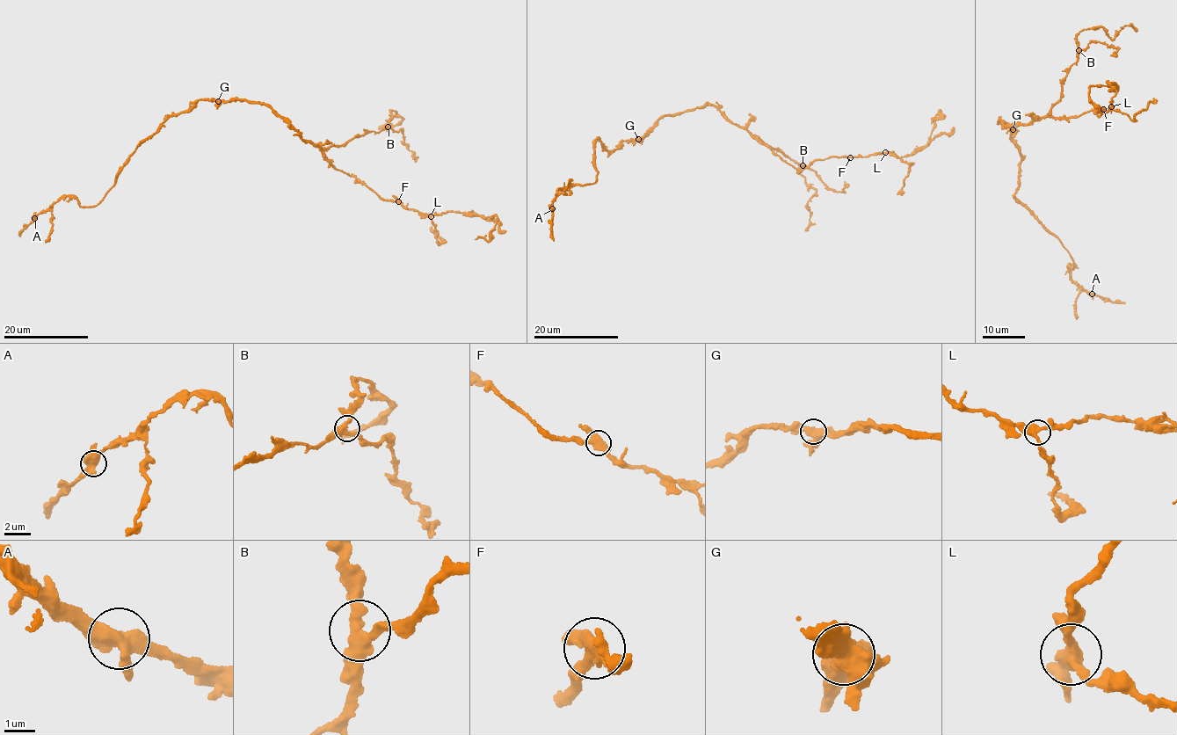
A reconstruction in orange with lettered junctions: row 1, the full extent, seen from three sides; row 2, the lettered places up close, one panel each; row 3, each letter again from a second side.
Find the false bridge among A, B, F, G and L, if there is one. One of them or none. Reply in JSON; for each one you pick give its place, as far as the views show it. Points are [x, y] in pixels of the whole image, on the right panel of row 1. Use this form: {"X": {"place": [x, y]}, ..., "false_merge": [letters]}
{"false_merge": []}

